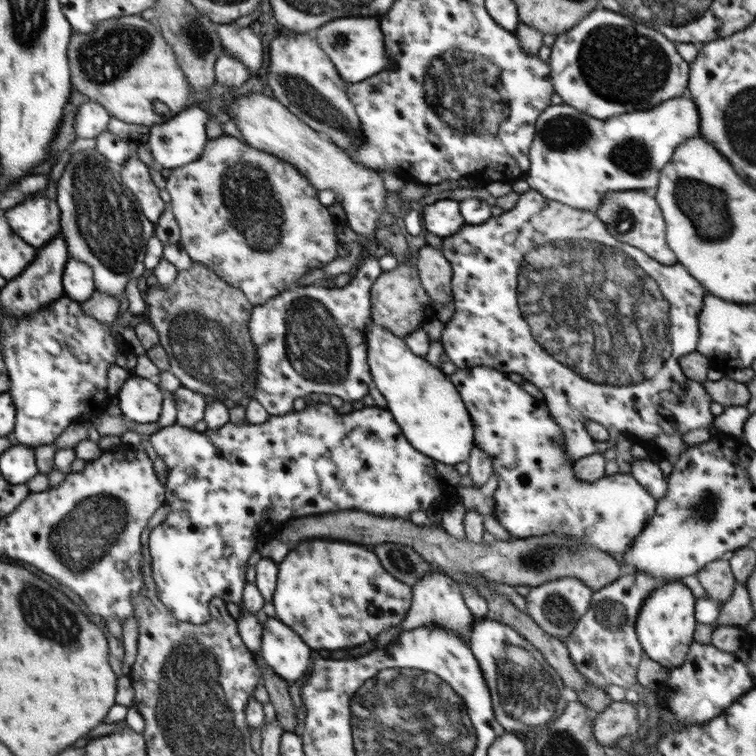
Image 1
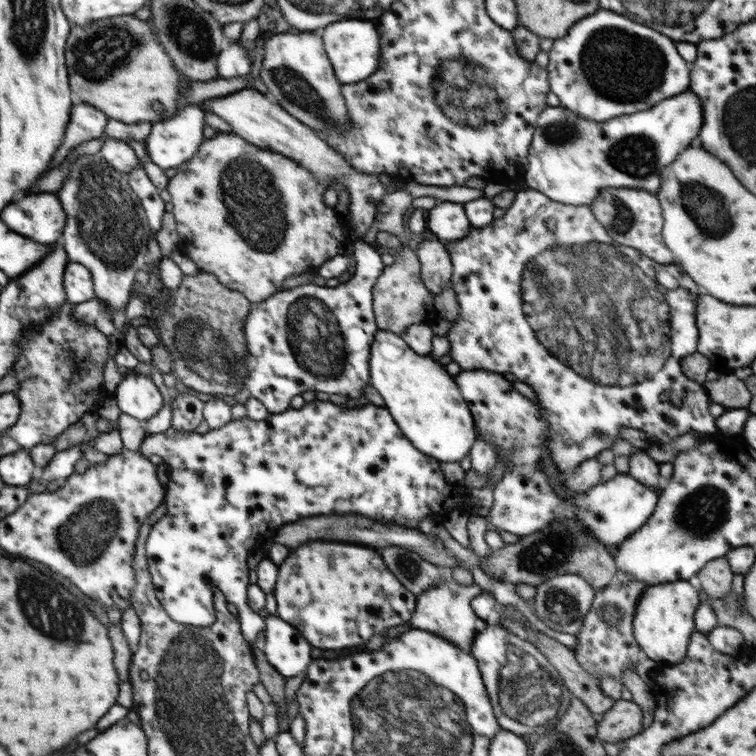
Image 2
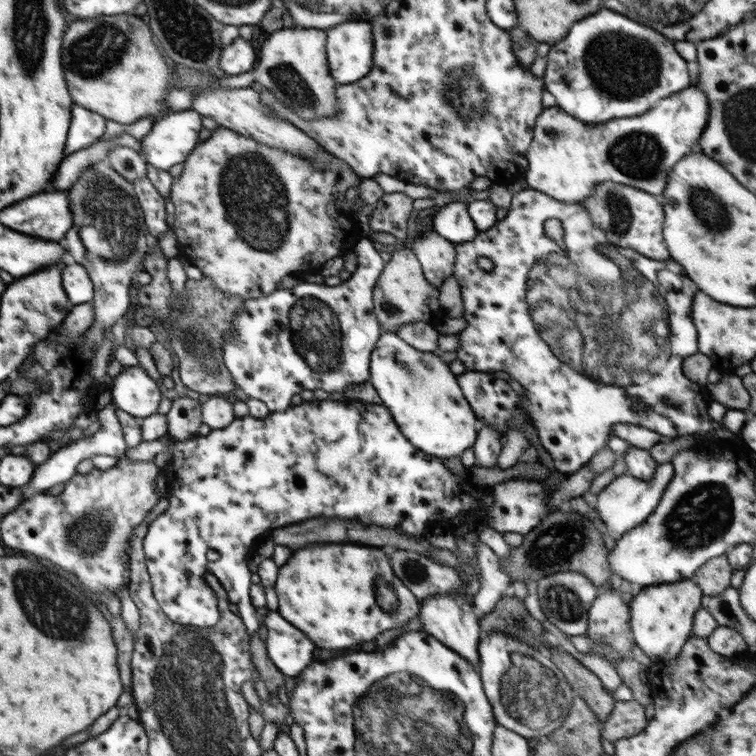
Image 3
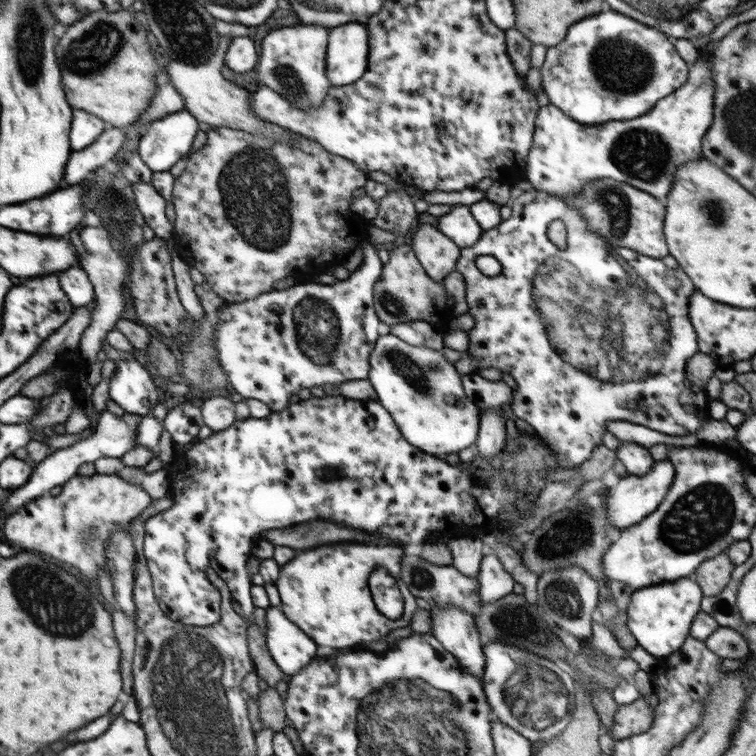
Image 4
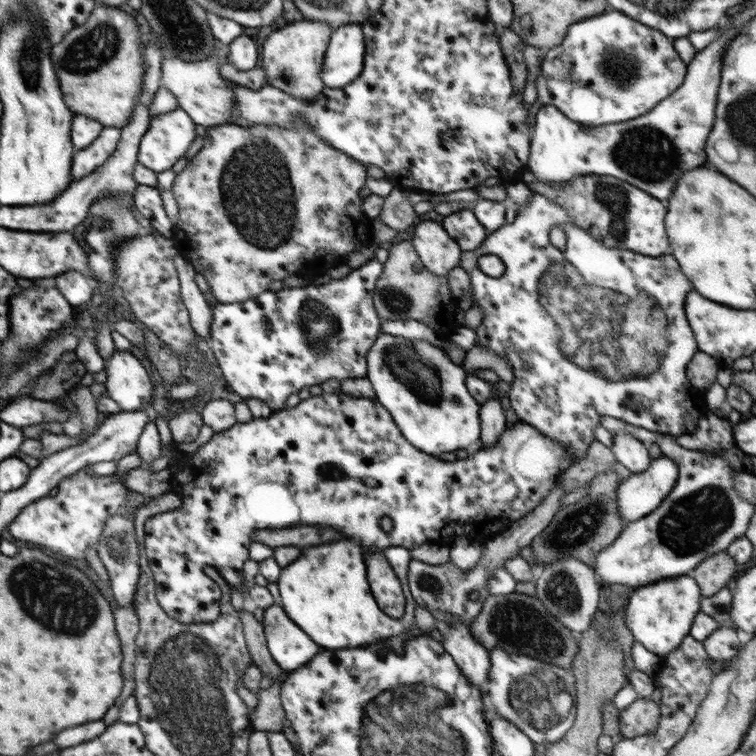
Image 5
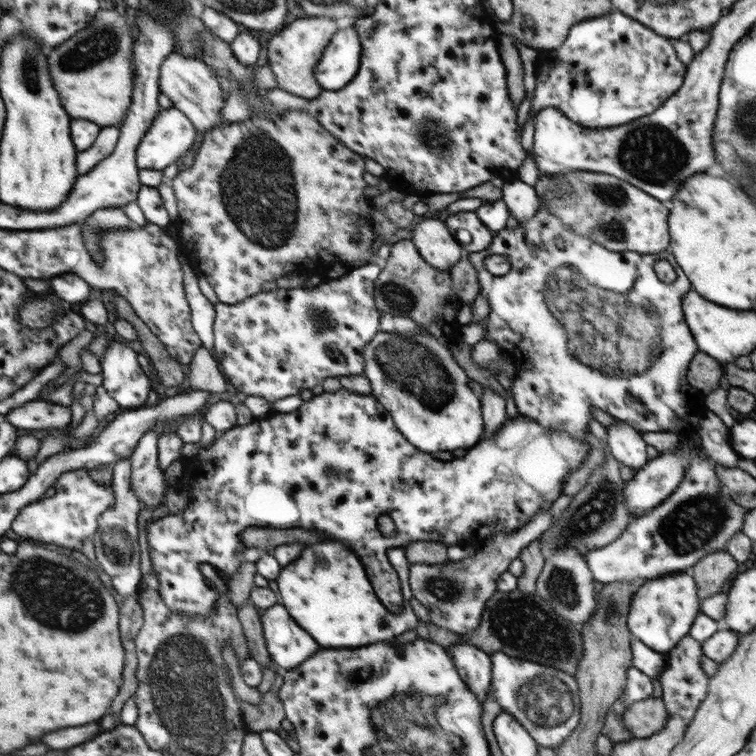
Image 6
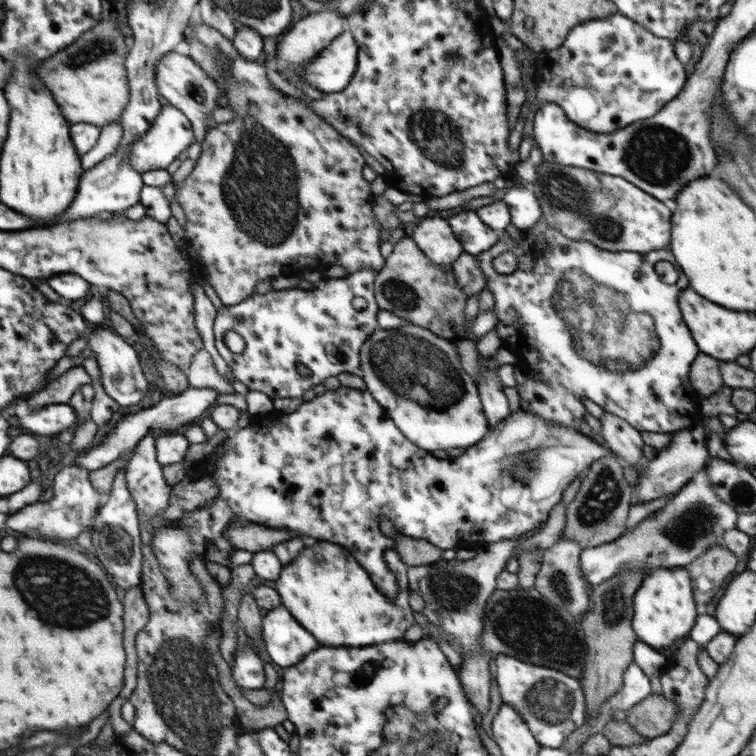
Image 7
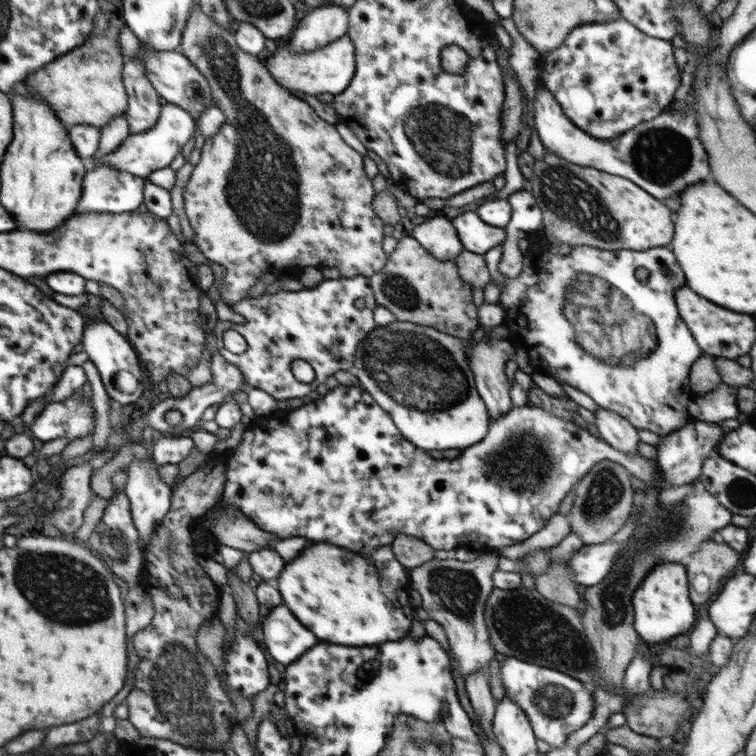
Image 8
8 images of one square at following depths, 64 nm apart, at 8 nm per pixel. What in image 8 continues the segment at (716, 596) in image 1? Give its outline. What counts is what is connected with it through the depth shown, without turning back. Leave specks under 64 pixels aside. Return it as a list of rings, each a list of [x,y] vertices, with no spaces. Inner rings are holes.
[[[713,539],[710,542],[702,542],[696,552],[692,552],[690,563],[685,566],[688,575],[690,598],[697,606],[708,602],[718,594],[724,582],[732,576],[732,570],[740,562],[740,553],[732,550],[726,543],[718,543]]]

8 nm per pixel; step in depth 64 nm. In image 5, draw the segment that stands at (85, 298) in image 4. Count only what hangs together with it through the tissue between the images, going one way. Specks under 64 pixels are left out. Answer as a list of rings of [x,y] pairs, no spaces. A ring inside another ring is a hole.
[[[71,270],[57,275],[51,279],[51,282],[60,289],[66,300],[77,310],[90,303],[92,294],[94,294],[88,277],[78,271]]]

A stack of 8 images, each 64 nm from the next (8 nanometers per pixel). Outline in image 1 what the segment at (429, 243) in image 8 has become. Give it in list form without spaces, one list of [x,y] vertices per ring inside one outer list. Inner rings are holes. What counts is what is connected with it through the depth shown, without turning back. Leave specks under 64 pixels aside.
[[[426,244],[420,248],[416,264],[422,288],[430,296],[433,305],[453,302],[452,267],[441,250],[436,250]]]

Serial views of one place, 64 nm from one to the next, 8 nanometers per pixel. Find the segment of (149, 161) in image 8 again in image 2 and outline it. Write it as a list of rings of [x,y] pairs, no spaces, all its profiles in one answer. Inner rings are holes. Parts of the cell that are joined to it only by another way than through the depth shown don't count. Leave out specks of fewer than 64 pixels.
[[[186,105],[170,118],[151,124],[151,131],[143,141],[146,145],[148,160],[164,170],[177,168],[181,164],[188,162],[194,154],[197,154],[200,144],[204,142],[204,116],[206,114],[199,106]]]

